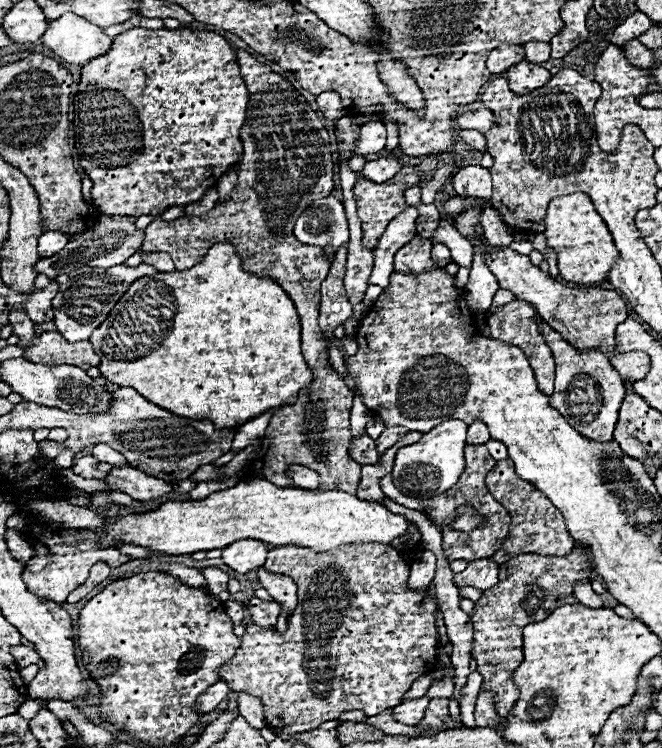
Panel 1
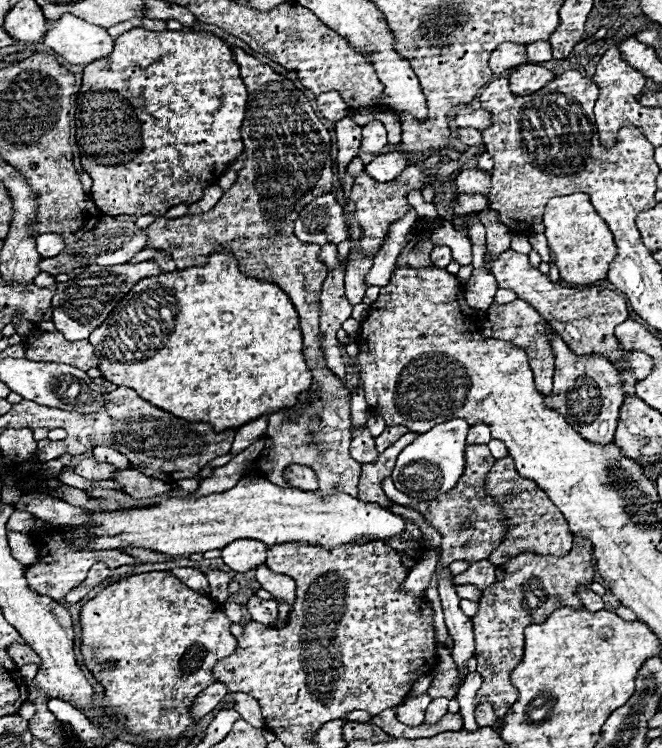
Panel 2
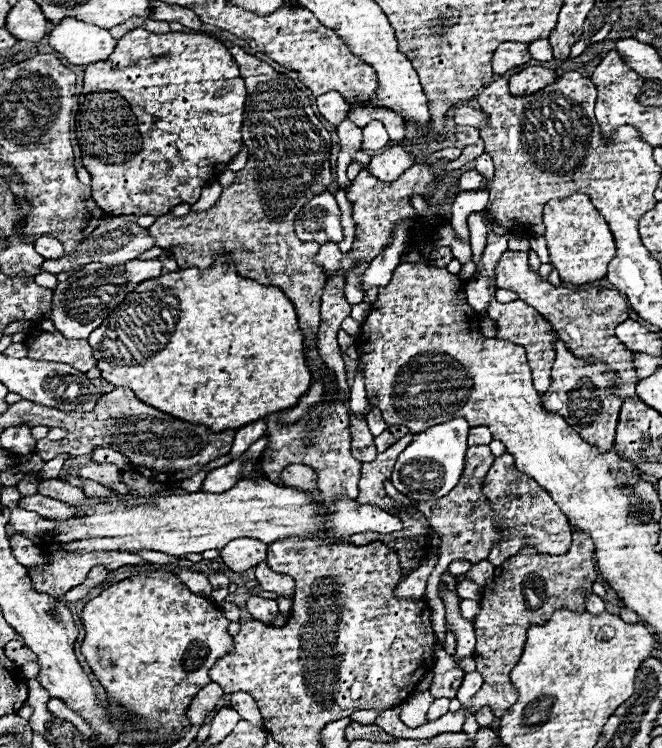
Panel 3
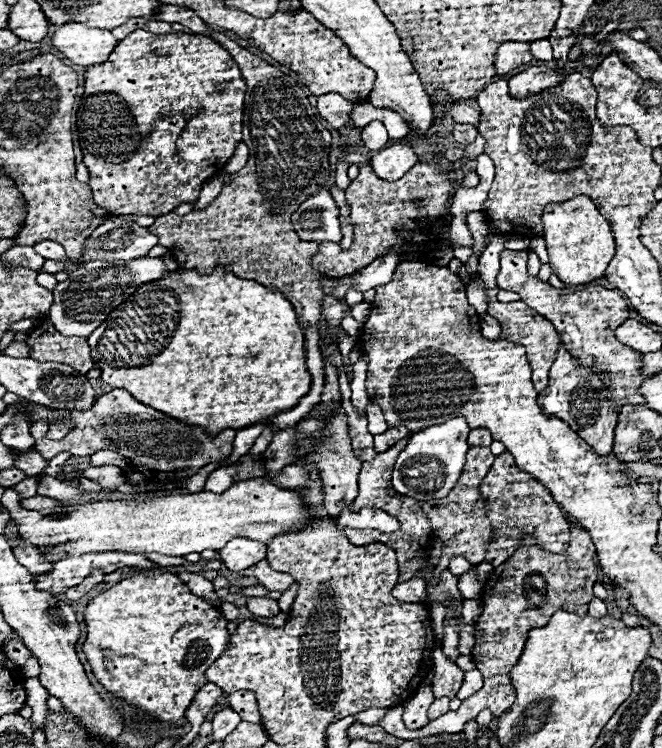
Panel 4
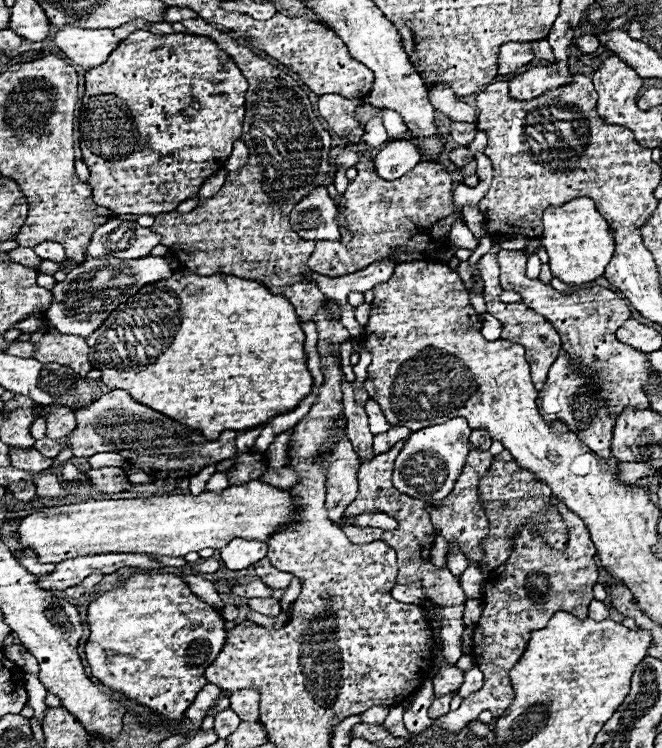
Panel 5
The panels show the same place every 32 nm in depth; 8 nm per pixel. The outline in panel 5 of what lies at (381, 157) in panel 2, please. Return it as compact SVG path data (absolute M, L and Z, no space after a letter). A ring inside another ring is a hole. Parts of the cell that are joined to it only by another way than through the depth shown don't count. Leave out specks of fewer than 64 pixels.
M390 140L374 158L376 172L384 180L396 180L404 176L410 168L414 168L422 160L422 154L418 152L416 144L412 140Z

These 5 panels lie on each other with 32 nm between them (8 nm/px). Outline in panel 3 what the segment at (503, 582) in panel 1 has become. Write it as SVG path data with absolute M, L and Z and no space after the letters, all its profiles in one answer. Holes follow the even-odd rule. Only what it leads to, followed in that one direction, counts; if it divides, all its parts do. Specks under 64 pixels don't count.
M576 530L572 532L572 546L566 554L552 556L526 546L494 570L492 584L482 588L482 610L474 620L474 660L476 670L484 676L484 686L470 700L472 714L476 714L484 706L490 706L492 714L500 718L516 702L518 694L508 674L520 660L526 642L526 630L536 624L546 624L548 616L552 616L552 612L556 612L558 608L570 608L572 612L586 610L584 598L592 594L592 584L598 576L592 560L594 544L590 536Z

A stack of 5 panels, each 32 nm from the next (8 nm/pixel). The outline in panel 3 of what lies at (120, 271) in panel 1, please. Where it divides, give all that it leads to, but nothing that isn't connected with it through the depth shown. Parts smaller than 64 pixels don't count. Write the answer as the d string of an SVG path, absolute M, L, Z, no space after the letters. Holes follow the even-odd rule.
M156 258L154 260L130 260L126 264L116 264L116 266L92 262L72 272L66 282L60 282L54 288L50 320L54 322L56 330L62 332L66 338L88 338L90 332L96 330L104 322L104 318L130 292L134 292L138 284L142 284L144 280L160 278L160 276L162 276L162 264Z

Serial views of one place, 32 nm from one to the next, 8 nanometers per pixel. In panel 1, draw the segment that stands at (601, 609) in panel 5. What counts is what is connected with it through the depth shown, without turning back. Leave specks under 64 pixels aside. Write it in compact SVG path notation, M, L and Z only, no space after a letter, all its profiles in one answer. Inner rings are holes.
M580 582L580 584L576 584L576 588L574 588L574 596L584 604L584 606L588 606L588 608L602 608L602 598L590 588L590 584L588 582Z

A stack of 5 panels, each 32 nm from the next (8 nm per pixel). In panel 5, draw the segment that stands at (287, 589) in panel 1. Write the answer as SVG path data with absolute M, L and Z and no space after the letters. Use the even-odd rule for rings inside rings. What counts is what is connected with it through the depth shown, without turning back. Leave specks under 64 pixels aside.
M260 560L260 562L256 562L256 576L258 578L262 578L270 588L274 588L274 590L278 590L278 588L286 588L288 584L290 584L290 580L292 580L292 574L290 572L278 572L272 564L270 564L270 560Z

